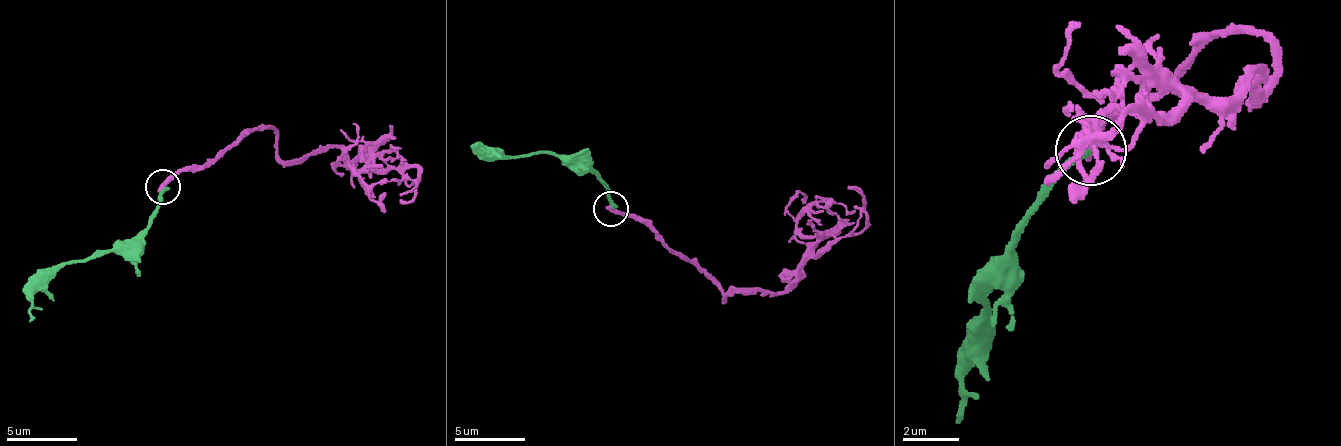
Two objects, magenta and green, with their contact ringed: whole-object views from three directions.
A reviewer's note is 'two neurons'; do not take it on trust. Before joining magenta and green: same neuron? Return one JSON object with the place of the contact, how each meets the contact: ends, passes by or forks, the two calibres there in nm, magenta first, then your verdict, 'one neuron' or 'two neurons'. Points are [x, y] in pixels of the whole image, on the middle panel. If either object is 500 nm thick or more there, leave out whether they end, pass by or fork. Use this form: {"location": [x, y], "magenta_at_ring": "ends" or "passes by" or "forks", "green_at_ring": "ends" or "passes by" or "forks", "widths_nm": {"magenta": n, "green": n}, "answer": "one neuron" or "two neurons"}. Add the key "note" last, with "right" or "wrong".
{"location": [611, 208], "magenta_at_ring": "ends", "green_at_ring": "ends", "widths_nm": {"magenta": 380, "green": 260}, "answer": "two neurons", "note": "right"}

